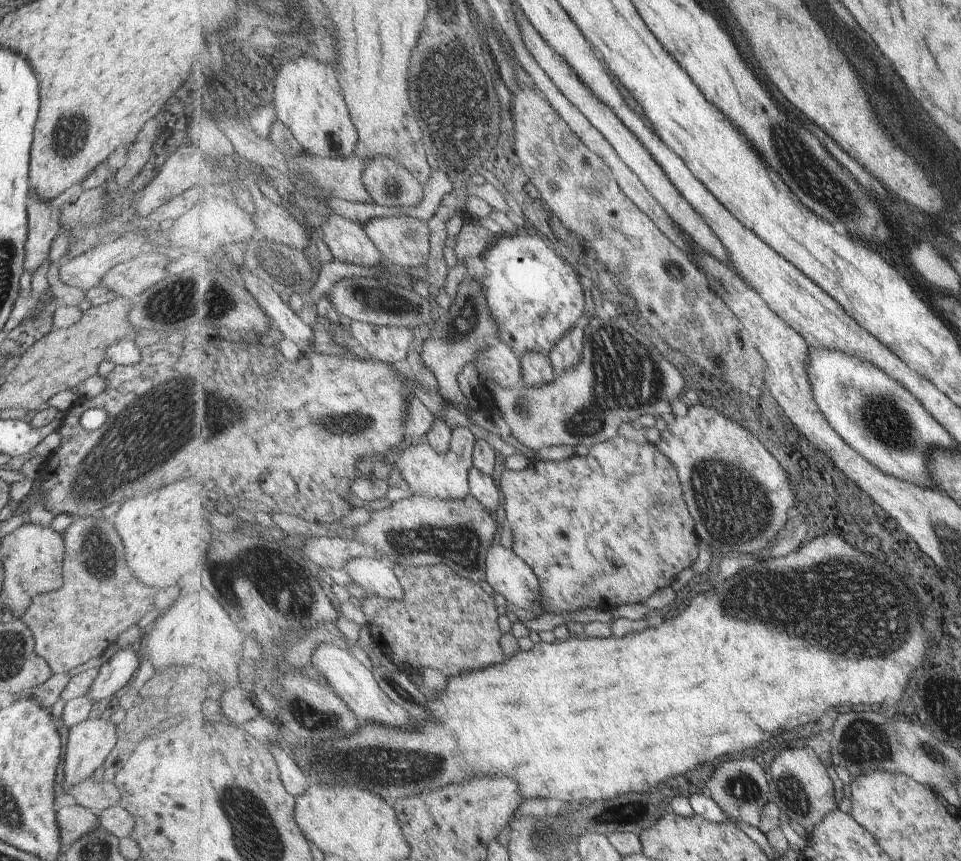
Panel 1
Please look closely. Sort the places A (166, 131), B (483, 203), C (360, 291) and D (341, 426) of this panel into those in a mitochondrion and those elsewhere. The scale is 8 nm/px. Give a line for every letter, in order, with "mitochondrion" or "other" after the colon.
A: other
B: other
C: other
D: mitochondrion

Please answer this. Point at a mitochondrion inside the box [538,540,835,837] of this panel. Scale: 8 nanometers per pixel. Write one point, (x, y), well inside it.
(790, 790)

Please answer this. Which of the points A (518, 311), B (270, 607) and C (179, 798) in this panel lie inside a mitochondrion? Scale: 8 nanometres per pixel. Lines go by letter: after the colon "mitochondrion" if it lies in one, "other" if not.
A: mitochondrion
B: mitochondrion
C: other

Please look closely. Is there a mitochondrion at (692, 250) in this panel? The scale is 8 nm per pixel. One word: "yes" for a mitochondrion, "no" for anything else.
no

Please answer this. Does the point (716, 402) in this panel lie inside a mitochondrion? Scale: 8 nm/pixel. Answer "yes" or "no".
no

